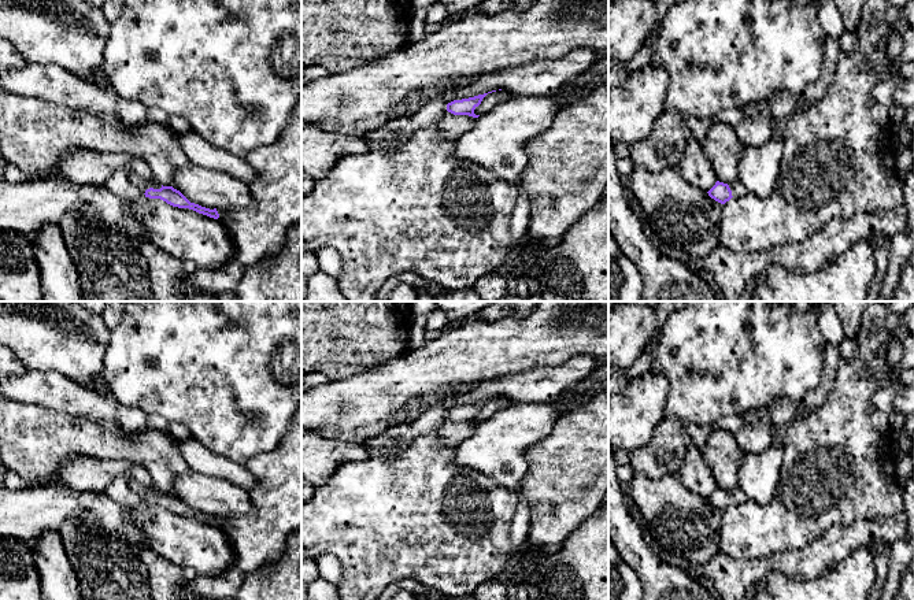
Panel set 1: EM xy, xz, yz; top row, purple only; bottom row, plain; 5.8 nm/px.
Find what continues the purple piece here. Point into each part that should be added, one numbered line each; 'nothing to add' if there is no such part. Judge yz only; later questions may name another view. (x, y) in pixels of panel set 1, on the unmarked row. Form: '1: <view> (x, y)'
1: yz (737, 496)

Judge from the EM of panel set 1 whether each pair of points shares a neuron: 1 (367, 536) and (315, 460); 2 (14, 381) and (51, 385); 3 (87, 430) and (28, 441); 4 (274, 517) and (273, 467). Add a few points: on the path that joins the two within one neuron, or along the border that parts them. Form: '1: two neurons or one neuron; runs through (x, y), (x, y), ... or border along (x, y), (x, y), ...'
1: two neurons; border along (355, 460), (343, 463), (324, 482), (315, 486)
2: one neuron; runs through (23, 385), (41, 385)
3: one neuron; runs through (71, 437), (55, 437), (43, 441)
4: one neuron; runs through (274, 504), (274, 480)

